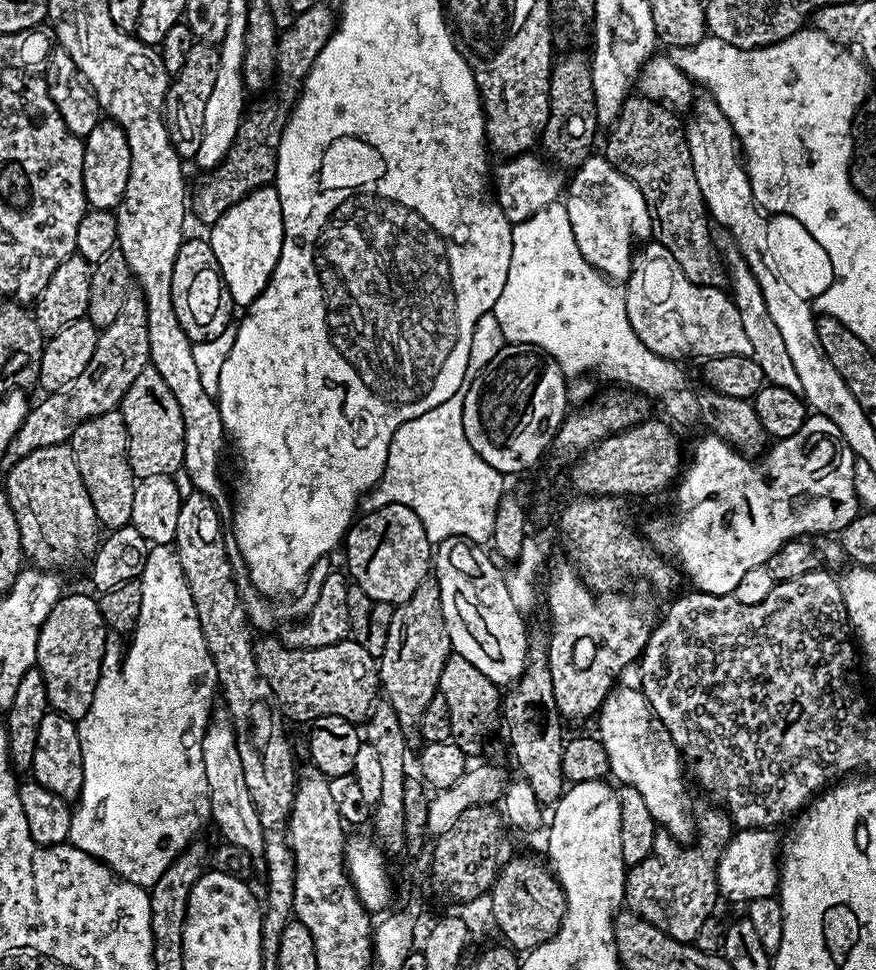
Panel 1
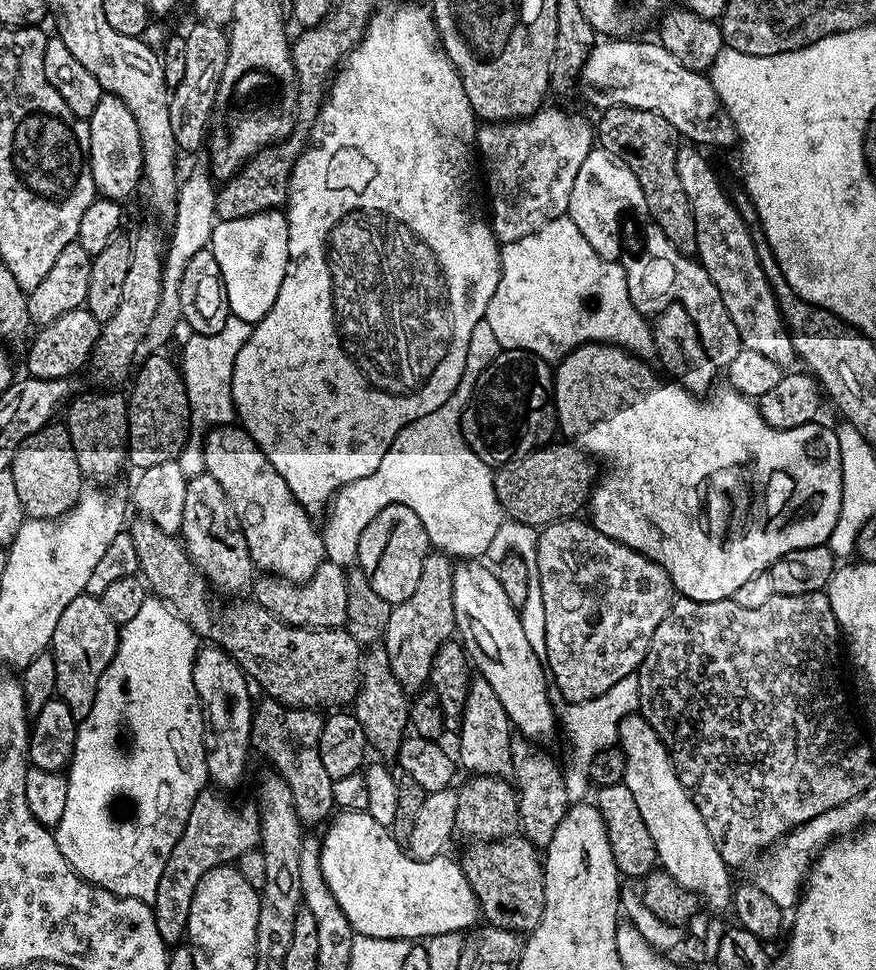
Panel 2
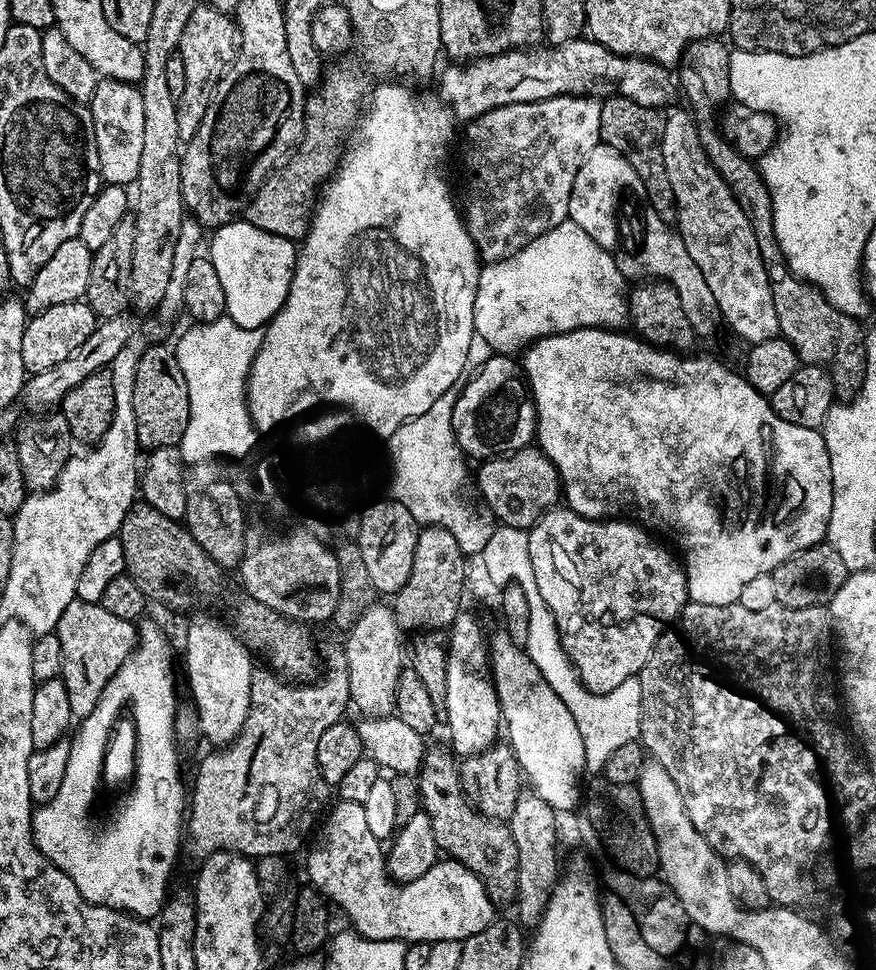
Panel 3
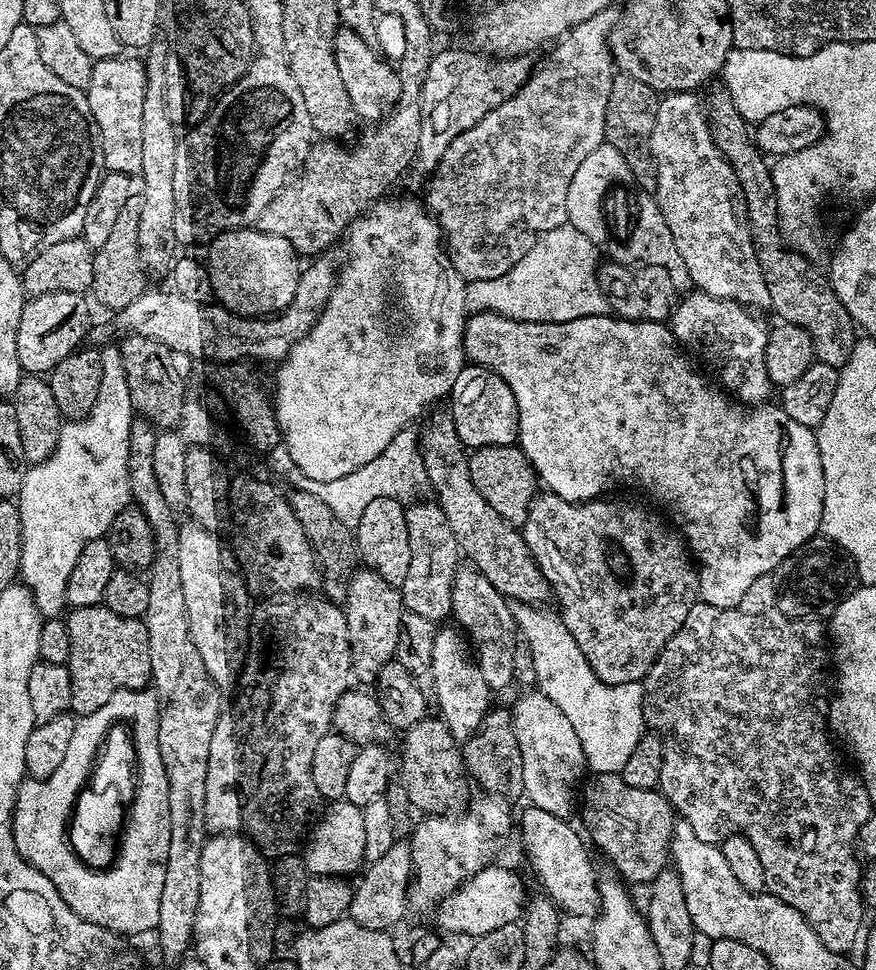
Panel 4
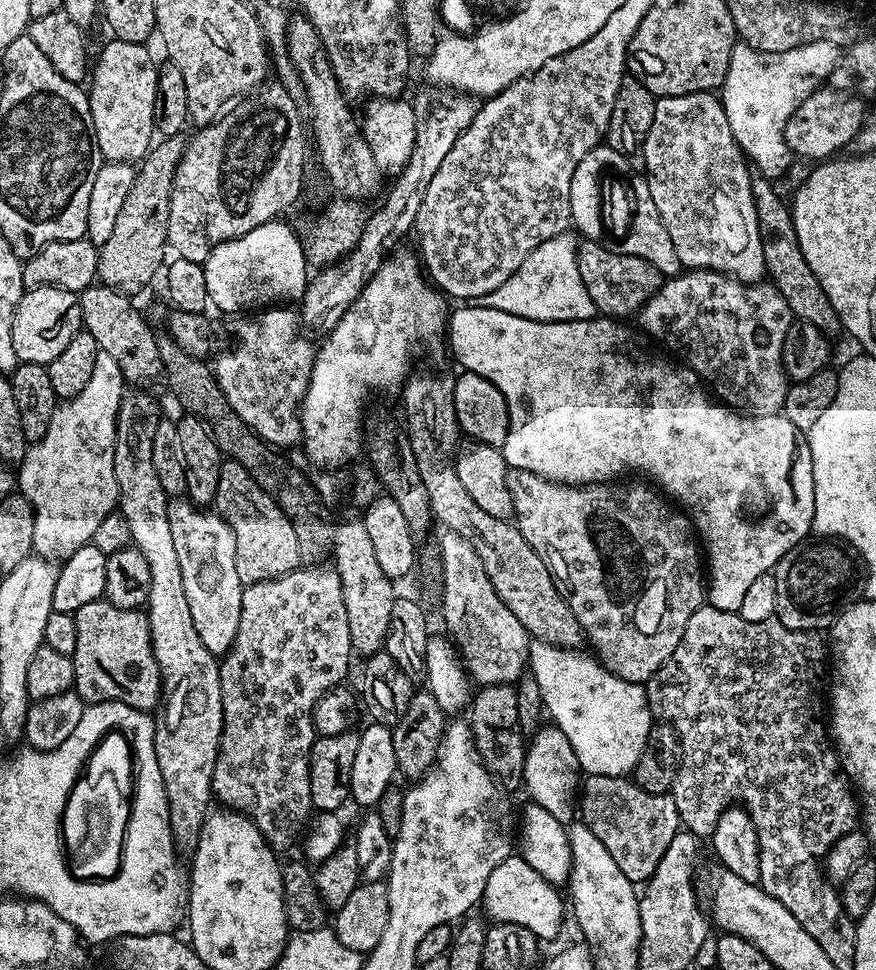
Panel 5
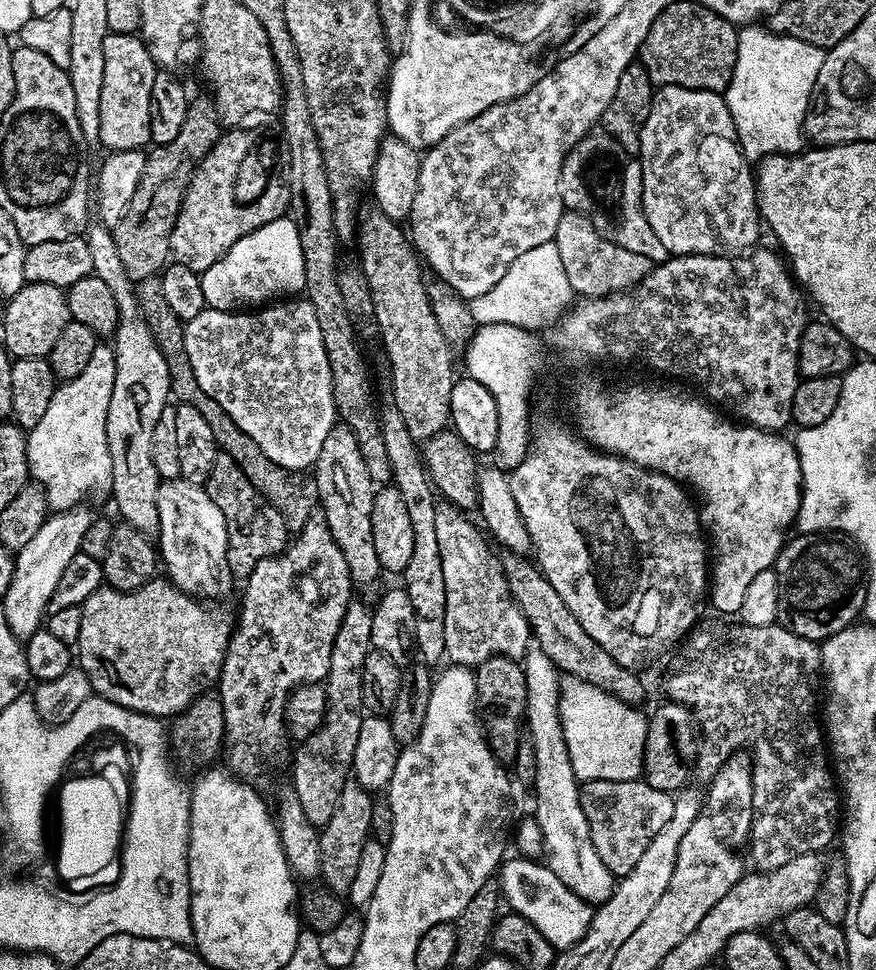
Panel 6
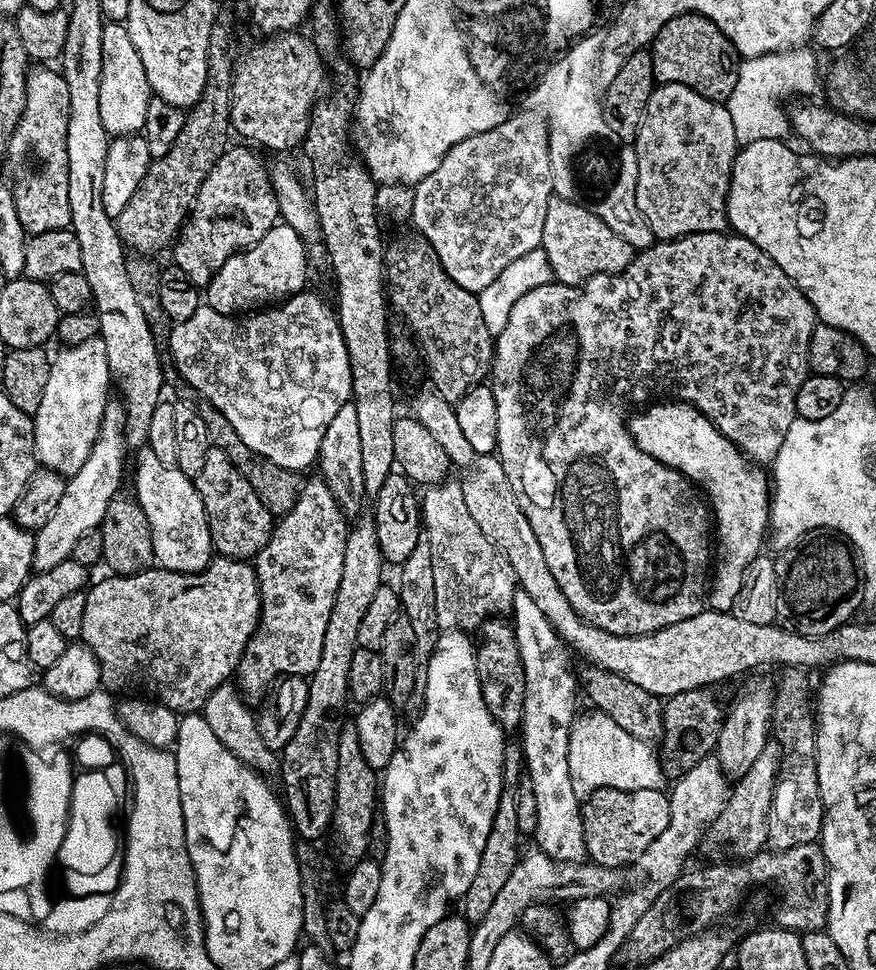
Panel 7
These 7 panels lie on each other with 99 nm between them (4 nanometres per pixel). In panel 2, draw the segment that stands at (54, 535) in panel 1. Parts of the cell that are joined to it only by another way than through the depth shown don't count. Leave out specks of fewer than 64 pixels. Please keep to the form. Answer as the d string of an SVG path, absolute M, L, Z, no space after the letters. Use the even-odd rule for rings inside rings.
M49 422L44 428L30 434L18 446L10 467L24 515L33 520L54 520L64 515L74 507L82 491L82 473L72 449L72 439L68 436L67 427L63 423L56 423Z

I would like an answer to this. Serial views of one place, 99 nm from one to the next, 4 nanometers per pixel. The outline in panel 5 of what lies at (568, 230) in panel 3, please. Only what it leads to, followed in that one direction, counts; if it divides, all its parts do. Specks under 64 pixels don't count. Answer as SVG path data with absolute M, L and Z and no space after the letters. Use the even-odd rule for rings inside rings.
M571 231L563 232L542 242L522 262L518 270L515 270L514 274L502 283L502 286L498 286L496 290L490 290L478 300L478 303L487 308L506 310L506 314L518 314L522 318L531 320L554 322L555 320L593 319L597 315L597 310L590 294L586 294L582 274L578 274L577 247L577 237Z

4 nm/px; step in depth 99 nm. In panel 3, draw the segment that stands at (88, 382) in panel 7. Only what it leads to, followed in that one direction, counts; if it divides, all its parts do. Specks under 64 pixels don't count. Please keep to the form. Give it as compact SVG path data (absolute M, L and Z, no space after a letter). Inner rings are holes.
M160 324L143 325L142 330L133 334L133 337L126 342L126 346L119 351L118 356L114 358L110 365L112 381L114 382L114 410L112 411L112 421L106 430L106 434L98 441L95 446L89 450L85 456L73 455L66 462L66 466L62 470L62 474L56 480L54 487L51 490L36 490L33 491L22 502L22 506L16 511L16 515L12 520L12 529L14 530L14 546L12 547L12 557L10 558L10 574L6 578L6 586L2 589L2 596L8 604L12 604L15 615L24 624L27 624L29 629L35 630L37 633L55 632L56 624L62 618L62 610L66 610L66 606L70 606L70 602L76 599L76 587L78 586L78 574L82 574L82 566L86 566L86 558L90 558L90 554L94 554L94 548L106 542L106 538L117 535L120 530L122 518L126 518L126 514L132 509L134 501L138 496L138 464L136 468L136 452L138 453L138 445L136 443L136 423L134 422L134 378L136 377L136 367L140 361L140 355L153 344L163 341L164 328Z

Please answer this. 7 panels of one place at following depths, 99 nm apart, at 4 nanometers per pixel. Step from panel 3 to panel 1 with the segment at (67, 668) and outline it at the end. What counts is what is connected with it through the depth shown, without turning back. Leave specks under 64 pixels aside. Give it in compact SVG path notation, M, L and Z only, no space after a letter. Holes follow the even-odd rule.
M84 592L61 595L38 634L36 651L36 667L46 678L46 694L51 711L61 712L77 722L88 713L90 702L94 702L104 652L110 646L108 636L110 629L102 618L100 601L95 595L87 596Z

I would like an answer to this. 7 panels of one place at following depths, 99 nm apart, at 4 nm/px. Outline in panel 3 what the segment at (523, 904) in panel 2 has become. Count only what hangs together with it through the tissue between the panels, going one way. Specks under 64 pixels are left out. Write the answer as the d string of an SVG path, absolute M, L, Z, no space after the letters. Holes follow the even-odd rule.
M429 747L417 777L421 807L428 815L435 844L447 857L466 865L484 884L488 896L500 902L517 887L517 850L509 825L492 821L476 811L460 784L457 759L449 749Z

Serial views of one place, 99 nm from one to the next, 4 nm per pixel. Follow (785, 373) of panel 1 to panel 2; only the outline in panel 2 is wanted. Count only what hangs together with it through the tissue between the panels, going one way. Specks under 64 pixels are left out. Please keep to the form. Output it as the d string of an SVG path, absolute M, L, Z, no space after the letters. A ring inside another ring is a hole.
M681 146L678 150L678 180L682 182L682 190L686 190L686 198L694 214L696 256L702 267L710 274L714 286L718 286L718 294L722 294L722 306L726 306L726 314L730 314L730 322L734 322L745 348L758 350L758 354L778 362L780 368L791 369L795 365L792 363L797 363L798 357L792 345L788 325L784 322L784 315L780 313L780 305L776 303L776 294L760 265L752 241L752 228L744 221L742 214L738 214L733 197L724 193L716 178L715 170L708 165L708 160L703 154L705 155L696 146Z

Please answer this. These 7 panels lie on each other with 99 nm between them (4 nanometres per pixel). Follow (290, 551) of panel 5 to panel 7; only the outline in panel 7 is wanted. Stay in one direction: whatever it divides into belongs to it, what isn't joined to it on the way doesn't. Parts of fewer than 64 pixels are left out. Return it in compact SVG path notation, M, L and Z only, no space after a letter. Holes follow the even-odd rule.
M209 447L206 466L198 470L194 483L206 510L213 549L227 560L251 561L255 558L264 549L266 542L270 542L274 517L266 510L266 506L262 506L258 494L254 494L254 486L250 486L250 482L238 474L222 450L214 447Z

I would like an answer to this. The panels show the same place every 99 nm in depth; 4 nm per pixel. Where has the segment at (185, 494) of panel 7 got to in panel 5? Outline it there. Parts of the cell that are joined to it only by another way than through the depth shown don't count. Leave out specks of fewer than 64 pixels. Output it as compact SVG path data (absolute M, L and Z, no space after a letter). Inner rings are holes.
M187 498L173 499L168 505L168 513L170 530L174 533L174 550L178 553L178 562L182 566L186 603L194 617L194 630L198 630L198 638L202 638L202 646L206 646L206 650L210 650L218 658L223 657L232 649L232 643L238 634L238 618L242 618L242 594L246 587L238 578L232 527L224 521L223 516L215 511L205 510Z

